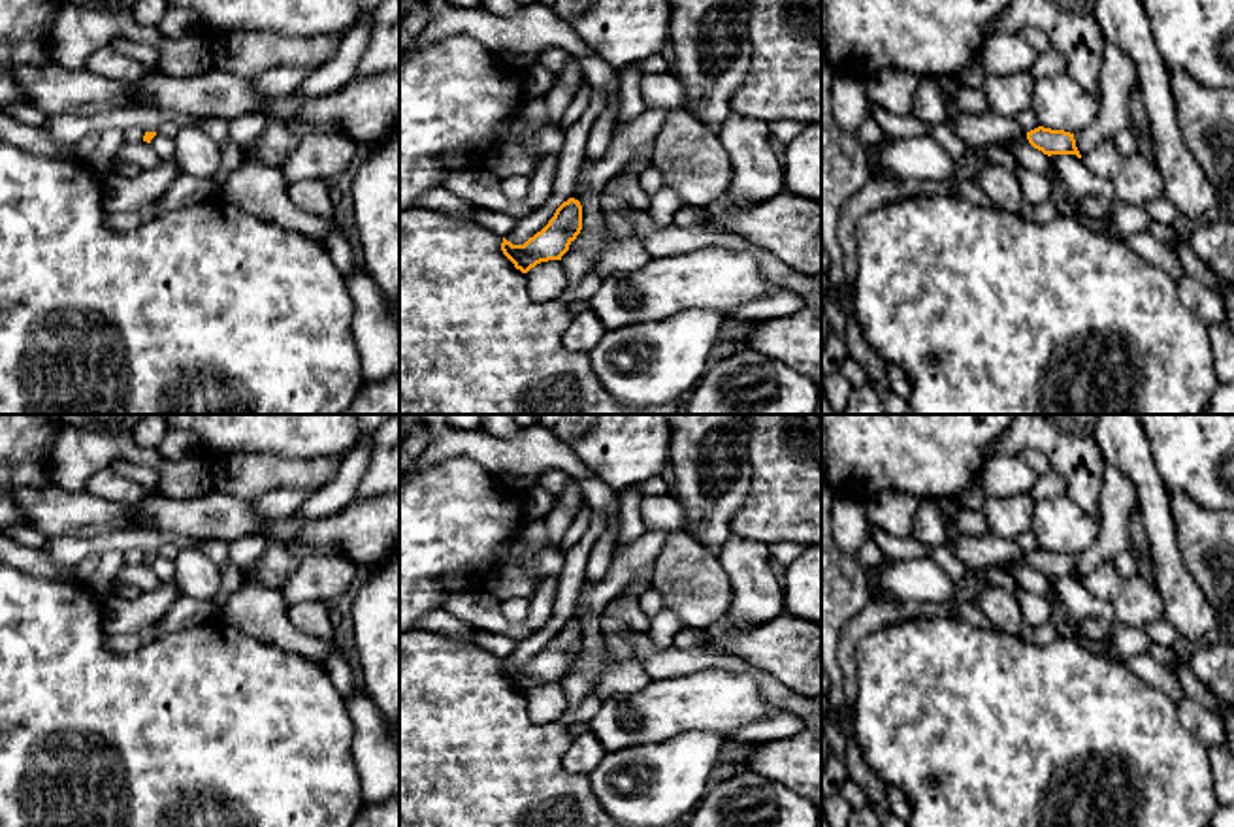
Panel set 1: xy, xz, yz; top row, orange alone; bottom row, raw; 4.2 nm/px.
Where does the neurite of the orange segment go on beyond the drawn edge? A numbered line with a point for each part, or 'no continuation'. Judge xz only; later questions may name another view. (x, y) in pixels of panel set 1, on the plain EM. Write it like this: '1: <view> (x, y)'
no continuation

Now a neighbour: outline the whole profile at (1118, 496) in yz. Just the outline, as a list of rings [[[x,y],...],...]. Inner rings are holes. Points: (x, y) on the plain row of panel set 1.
[[[1106,463],[1100,486],[1100,533],[1098,539],[1080,554],[1074,554],[1080,576],[1089,575],[1100,563],[1113,559],[1130,548],[1127,520],[1136,503],[1130,480],[1113,465]]]

